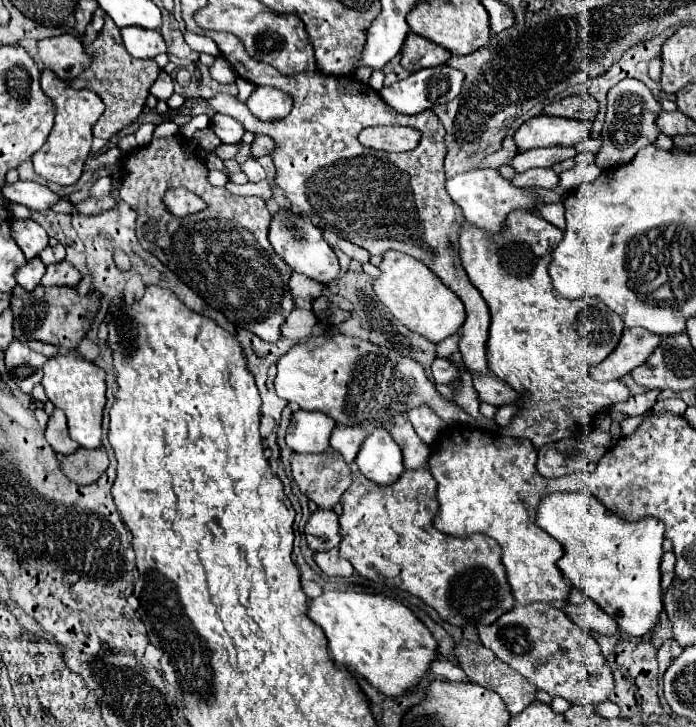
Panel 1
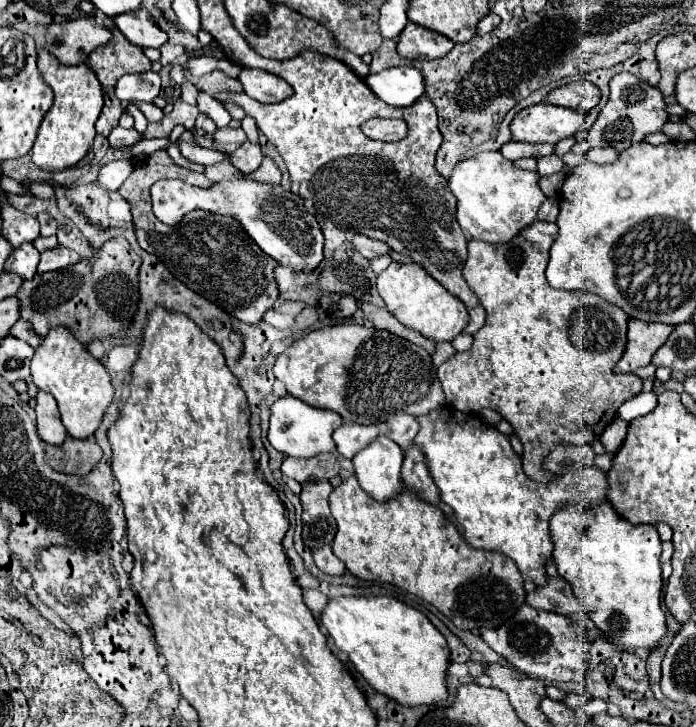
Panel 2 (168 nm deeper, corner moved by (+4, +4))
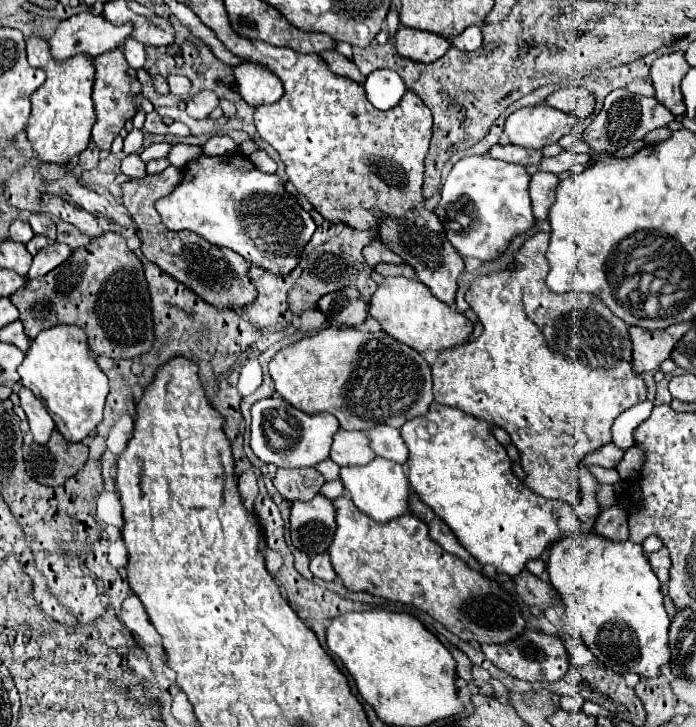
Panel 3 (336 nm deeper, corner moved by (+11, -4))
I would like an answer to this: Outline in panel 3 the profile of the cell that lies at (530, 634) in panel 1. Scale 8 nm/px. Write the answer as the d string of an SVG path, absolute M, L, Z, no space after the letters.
M526 630L522 636L518 636L516 640L508 644L484 644L482 652L502 672L518 680L528 680L528 682L536 682L536 680L554 682L554 680L564 678L570 668L566 646L556 636L548 636L538 630Z

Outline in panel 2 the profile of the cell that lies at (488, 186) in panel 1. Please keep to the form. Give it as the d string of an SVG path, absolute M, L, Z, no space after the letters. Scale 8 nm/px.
M483 152L461 160L453 168L449 188L457 198L457 222L463 232L469 238L491 244L509 242L521 228L529 226L545 200L539 188L539 174L515 168L501 152Z

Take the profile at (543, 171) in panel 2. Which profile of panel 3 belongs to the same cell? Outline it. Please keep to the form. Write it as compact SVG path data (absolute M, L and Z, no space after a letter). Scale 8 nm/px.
M562 150L558 156L554 156L554 158L544 158L542 160L542 164L540 164L540 168L544 170L544 172L552 172L552 174L560 174L560 172L564 172L564 170L568 170L570 166L574 166L574 152L570 152L570 150Z

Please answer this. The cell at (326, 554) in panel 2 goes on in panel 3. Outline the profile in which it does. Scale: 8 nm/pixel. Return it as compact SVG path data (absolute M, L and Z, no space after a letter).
M328 552L316 554L316 556L310 560L310 570L312 570L312 574L314 574L316 578L322 578L322 580L326 580L326 582L336 580L336 572L334 572L334 568L332 568L332 564L330 564Z

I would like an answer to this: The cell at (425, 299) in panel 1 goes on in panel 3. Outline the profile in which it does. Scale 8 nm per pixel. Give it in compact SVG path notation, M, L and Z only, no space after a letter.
M404 276L396 278L384 278L384 282L378 286L374 296L370 298L370 316L376 318L386 334L396 338L398 342L408 344L410 348L424 352L424 350L446 350L458 344L466 344L474 326L472 322L456 312L452 306L436 300L424 284L418 280L410 280Z

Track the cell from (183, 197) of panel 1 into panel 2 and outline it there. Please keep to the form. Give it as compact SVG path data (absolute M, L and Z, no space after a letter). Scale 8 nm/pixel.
M247 178L241 180L229 180L229 182L217 182L213 188L201 190L197 186L191 186L183 180L159 180L151 186L151 198L153 198L153 212L155 216L163 222L163 224L177 224L187 212L191 210L205 210L205 212L213 212L213 214L227 214L227 216L235 216L245 232L259 244L259 248L273 256L281 266L289 266L295 272L313 272L321 262L323 262L323 232L319 228L319 222L315 220L315 216L307 210L305 200L289 190L283 190L281 186L269 186L269 184L259 184Z

